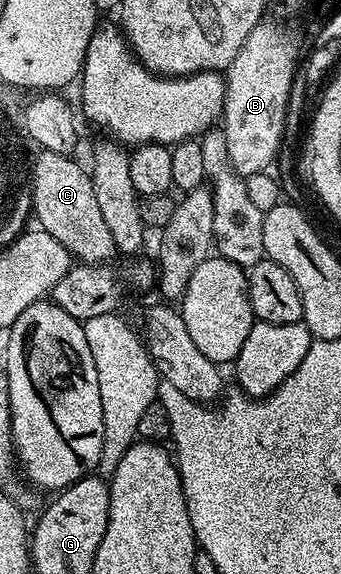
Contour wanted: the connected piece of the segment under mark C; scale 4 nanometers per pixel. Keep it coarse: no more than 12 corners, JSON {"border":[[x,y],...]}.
{"border":[[70,155],[32,163],[33,218],[75,260],[116,248],[90,180]]}

